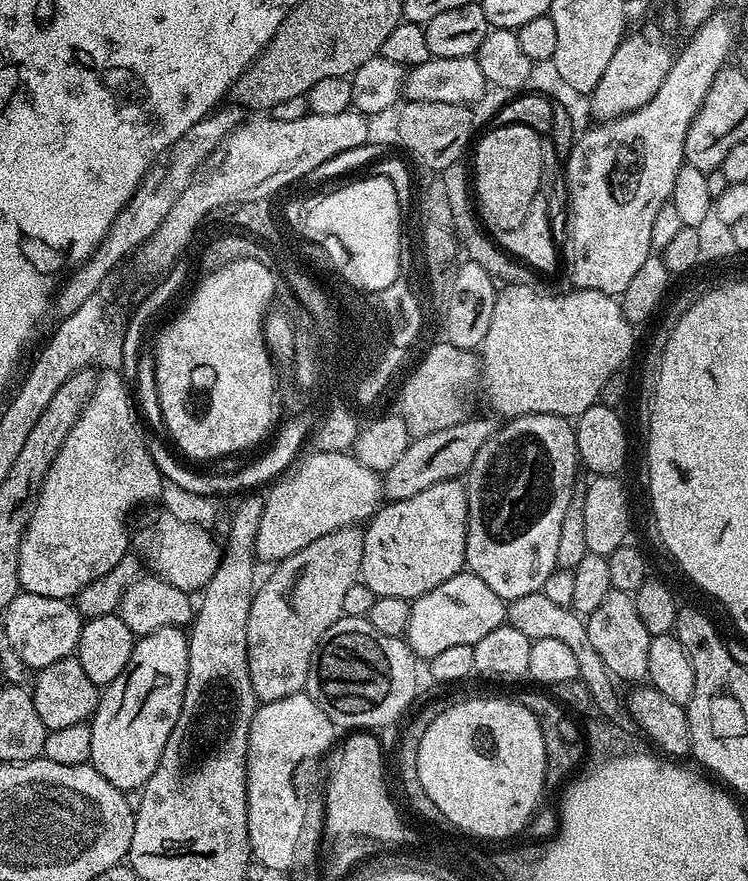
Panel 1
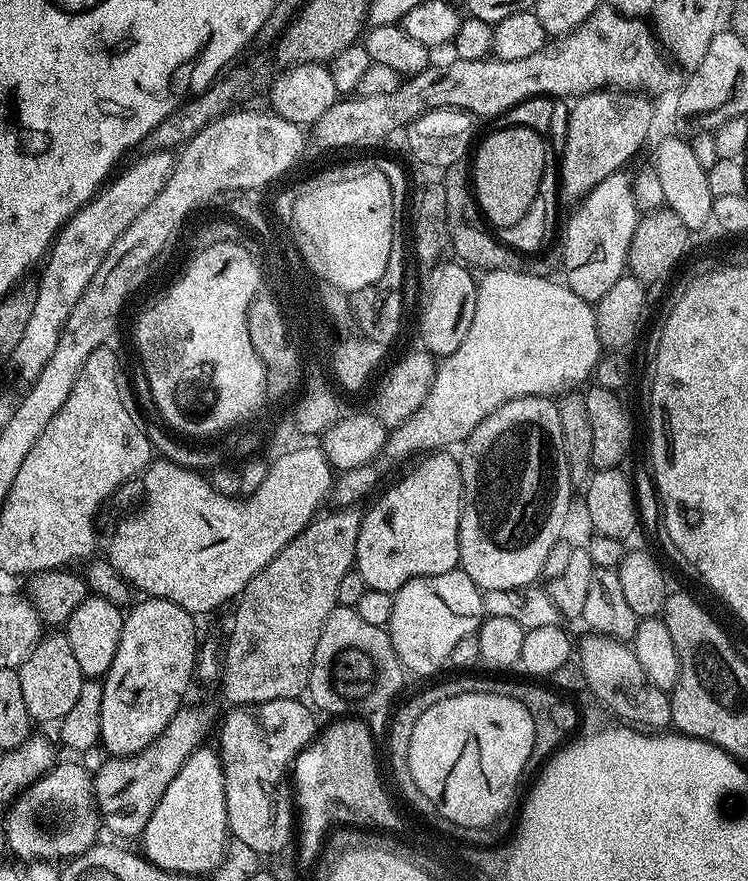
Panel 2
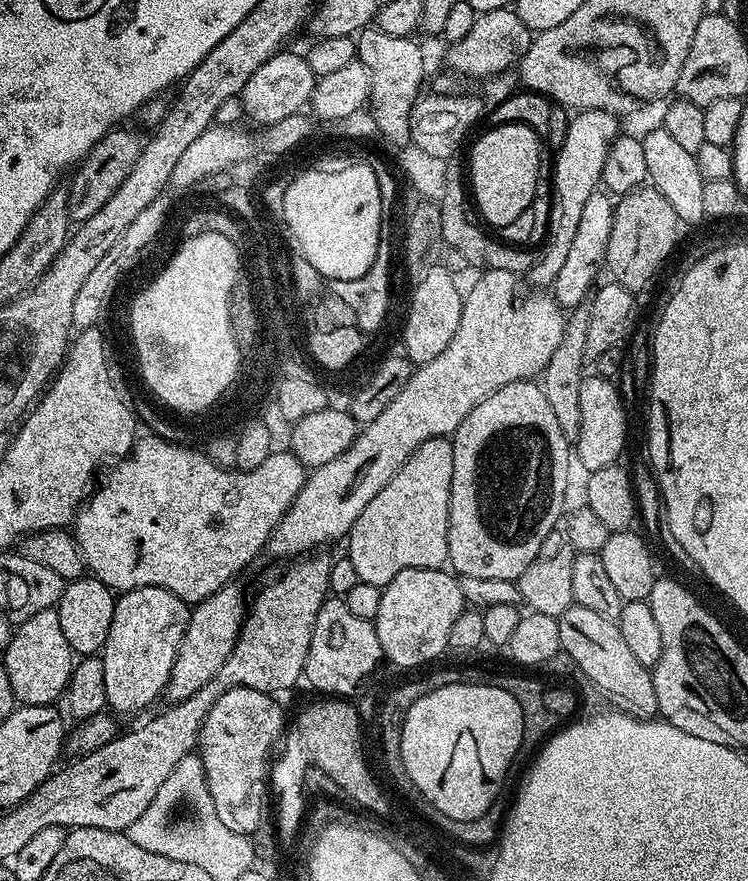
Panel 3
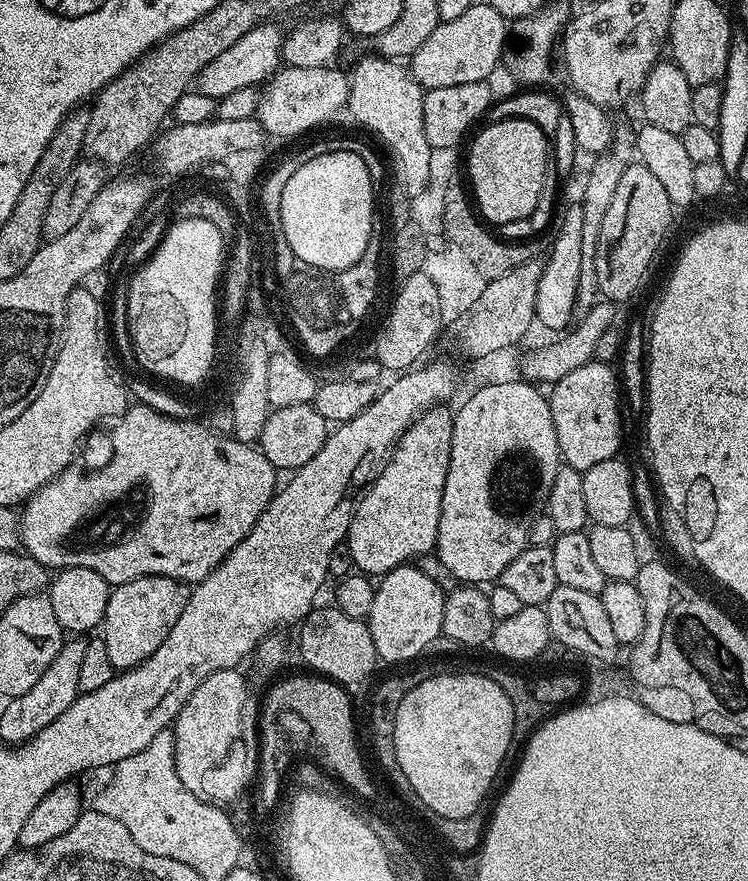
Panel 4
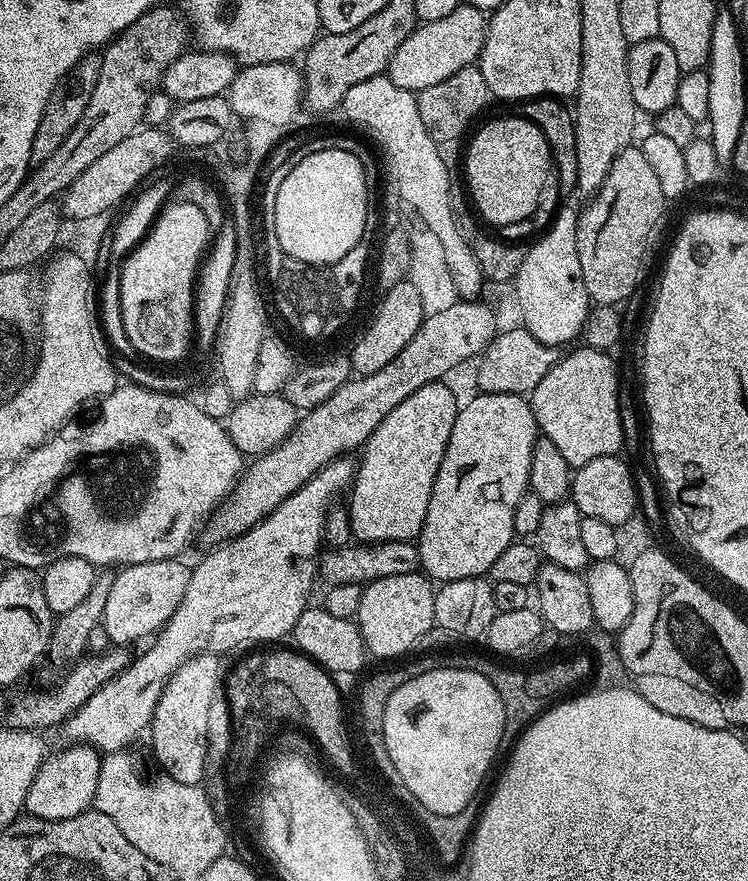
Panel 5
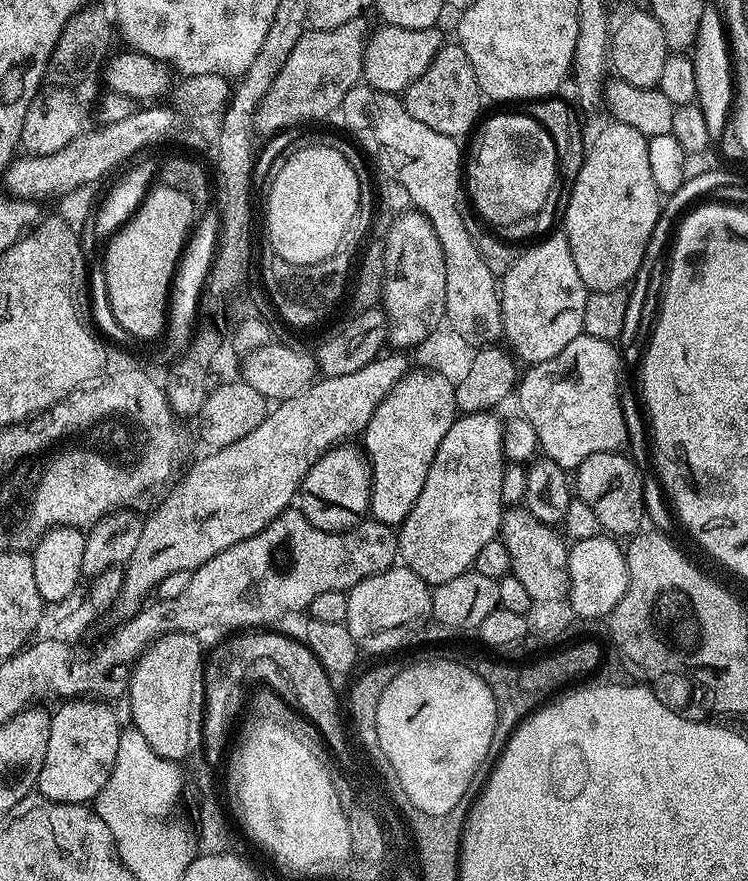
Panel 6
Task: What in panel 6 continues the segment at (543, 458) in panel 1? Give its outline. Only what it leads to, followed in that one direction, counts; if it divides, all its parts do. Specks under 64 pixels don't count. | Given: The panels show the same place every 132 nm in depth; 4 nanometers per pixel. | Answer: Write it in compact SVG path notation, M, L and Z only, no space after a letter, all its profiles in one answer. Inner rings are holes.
M495 411L457 415L450 430L446 430L446 438L442 438L442 446L438 446L438 454L434 454L434 462L430 462L430 474L426 474L426 482L422 485L422 494L418 494L418 502L414 502L414 510L410 510L398 526L399 559L403 567L418 574L418 578L430 586L450 582L450 578L458 578L458 574L469 571L475 565L482 546L500 536L500 524L506 511L502 500L506 457L504 425L501 417L496 415Z

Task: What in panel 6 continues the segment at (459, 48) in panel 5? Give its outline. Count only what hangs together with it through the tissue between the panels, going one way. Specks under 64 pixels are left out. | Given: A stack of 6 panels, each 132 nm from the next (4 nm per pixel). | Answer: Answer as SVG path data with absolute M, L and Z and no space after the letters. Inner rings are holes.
M384 24L373 31L368 39L368 46L364 51L363 79L367 87L393 94L403 94L405 90L434 62L440 48L446 43L446 37L440 33L439 27L410 30L402 26Z

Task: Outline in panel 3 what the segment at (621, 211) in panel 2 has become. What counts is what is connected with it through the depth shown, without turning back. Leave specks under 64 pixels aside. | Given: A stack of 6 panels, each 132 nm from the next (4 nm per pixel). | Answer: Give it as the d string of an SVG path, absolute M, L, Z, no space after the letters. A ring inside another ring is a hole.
M597 190L594 194L590 194L574 242L566 257L566 263L562 265L562 271L558 273L558 278L550 289L552 299L561 308L571 310L589 299L590 293L597 283L596 275L605 267L606 246L610 242L610 230L614 226L615 213L613 197L607 191Z

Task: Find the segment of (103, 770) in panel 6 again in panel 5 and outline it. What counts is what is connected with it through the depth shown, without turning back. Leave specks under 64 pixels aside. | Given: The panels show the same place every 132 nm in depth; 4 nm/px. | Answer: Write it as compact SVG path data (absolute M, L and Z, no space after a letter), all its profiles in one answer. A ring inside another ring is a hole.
M91 744L64 746L61 752L53 751L38 770L26 794L24 812L43 820L65 820L89 811L93 807L98 787L101 753Z

